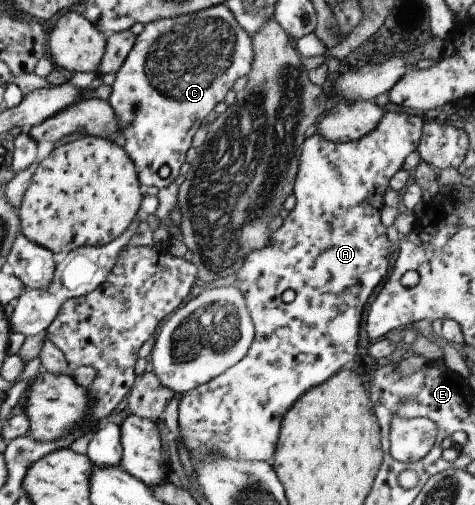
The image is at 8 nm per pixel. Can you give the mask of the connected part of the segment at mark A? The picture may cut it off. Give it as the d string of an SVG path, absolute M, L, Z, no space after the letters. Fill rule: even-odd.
M385 112L383 113L382 118L379 118L378 124L375 126L375 129L372 129L369 133L367 133L367 135L364 135L363 137L356 139L355 141L333 143L324 140L322 137L319 137L316 133L314 133L309 138L305 138L303 140L298 157L298 168L292 185L291 194L293 194L293 197L295 197L295 205L293 209L291 209L291 211L287 213L287 216L284 219L282 219L282 223L280 227L277 228L276 231L270 233L268 244L265 247L262 247L261 249L249 252L244 257L243 263L239 266L239 269L234 273L235 281L232 283L232 285L235 286L241 292L241 295L243 295L245 307L247 308L254 329L254 336L253 336L253 341L251 342L251 346L249 346L249 349L246 351L246 354L236 363L236 365L232 365L231 367L228 367L223 373L216 375L214 378L211 378L209 381L199 384L197 387L194 387L193 389L190 389L189 391L186 391L185 393L182 393L180 395L181 399L178 405L178 414L177 414L177 423L178 423L177 433L179 435L179 439L181 440L181 445L183 445L185 451L188 451L188 453L190 454L191 464L193 462L198 461L199 453L201 453L203 456L205 456L206 454L208 454L209 456L225 455L231 459L241 460L245 462L270 462L277 443L278 429L280 426L281 418L283 417L285 411L289 409L289 406L293 404L294 401L297 400L302 393L305 393L310 387L322 384L323 381L325 381L330 375L333 375L336 371L339 371L341 368L349 366L351 364L351 362L353 361L353 357L355 357L355 354L358 352L355 348L357 347L357 333L359 333L359 321L361 321L361 311L363 311L363 305L365 305L365 301L369 299L369 295L371 295L371 291L373 291L373 287L377 287L377 285L379 285L379 281L383 281L385 279L385 275L388 274L394 256L389 252L389 241L385 236L385 227L380 222L380 211L384 206L383 195L385 195L385 191L387 191L387 187L389 187L388 186L389 179L391 179L391 177L393 177L393 174L400 169L403 160L405 159L405 157L407 157L407 154L411 153L413 150L416 149L416 145L418 144L420 138L422 123L423 123L423 117L418 118L417 116L407 116L404 113L402 114L397 112ZM285 289L293 289L294 291L294 299L289 303L281 302L281 293L283 293Z

